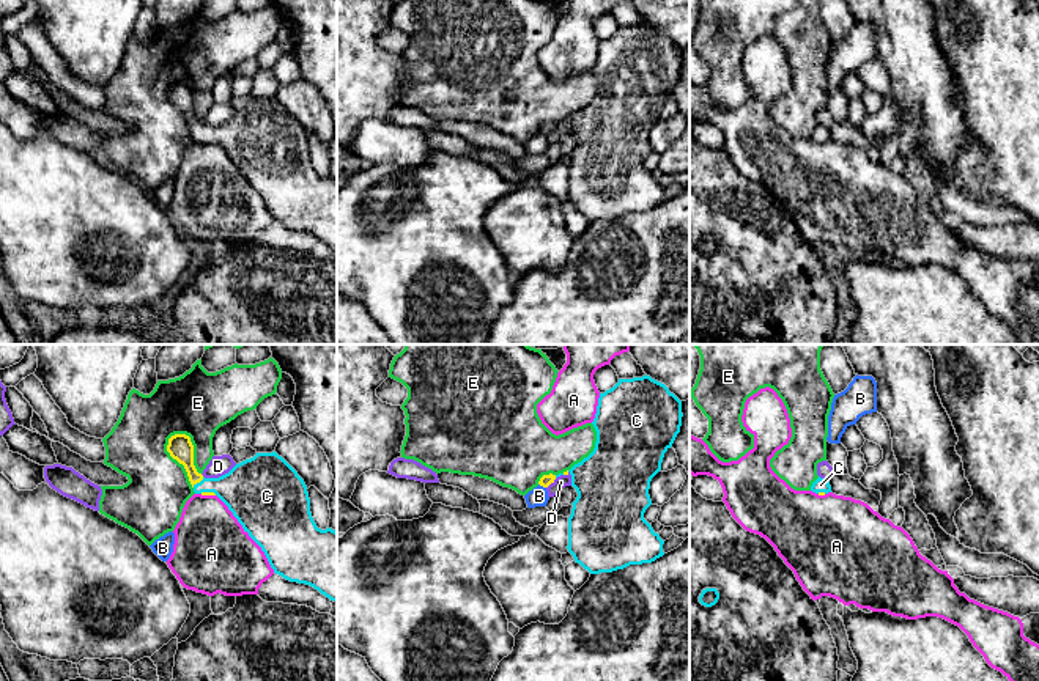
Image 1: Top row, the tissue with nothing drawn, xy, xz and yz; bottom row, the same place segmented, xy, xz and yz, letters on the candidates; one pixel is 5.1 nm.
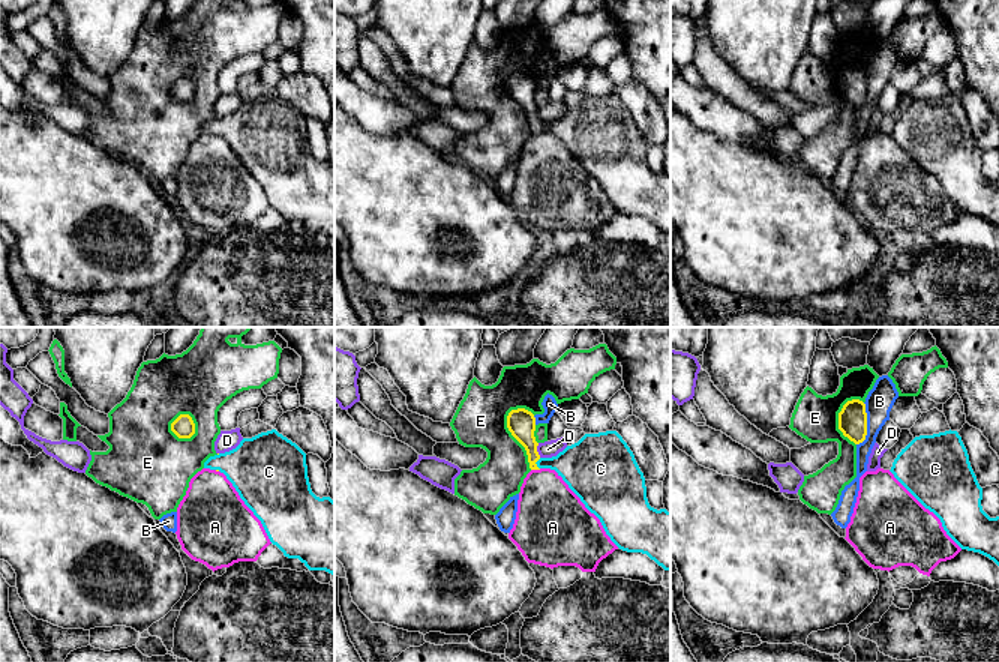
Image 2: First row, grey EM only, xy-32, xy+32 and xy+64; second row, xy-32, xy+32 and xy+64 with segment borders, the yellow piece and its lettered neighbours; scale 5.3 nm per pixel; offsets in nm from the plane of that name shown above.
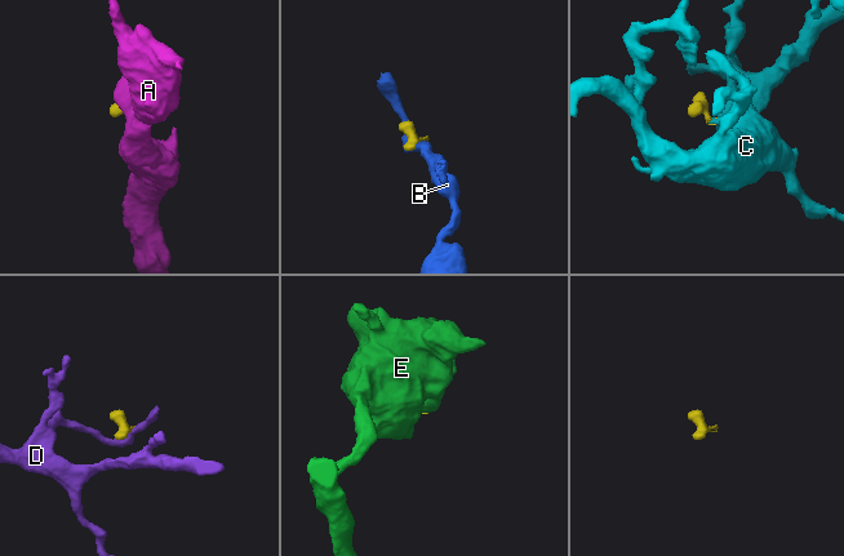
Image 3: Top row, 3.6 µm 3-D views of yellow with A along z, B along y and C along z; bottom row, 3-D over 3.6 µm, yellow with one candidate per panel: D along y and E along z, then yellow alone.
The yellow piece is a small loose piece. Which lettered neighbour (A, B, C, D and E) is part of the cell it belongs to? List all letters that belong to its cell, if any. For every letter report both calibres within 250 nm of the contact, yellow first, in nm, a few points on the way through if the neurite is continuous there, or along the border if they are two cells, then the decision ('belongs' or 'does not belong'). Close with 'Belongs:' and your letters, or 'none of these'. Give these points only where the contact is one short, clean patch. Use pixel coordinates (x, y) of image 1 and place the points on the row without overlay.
A: calibres 20 and 360 nm; does not belong
B: calibres 60 and 100 nm; border xz (539, 131), (545, 136); does not belong
C: calibres 130 and 240 nm; way xy (180, 95), (197, 129), (203, 134), (244, 137); belongs
D: calibres 60 and 70 nm; border xz (556, 126), (547, 136); does not belong
E: calibres 130 and 320 nm; does not belong
Belongs: C

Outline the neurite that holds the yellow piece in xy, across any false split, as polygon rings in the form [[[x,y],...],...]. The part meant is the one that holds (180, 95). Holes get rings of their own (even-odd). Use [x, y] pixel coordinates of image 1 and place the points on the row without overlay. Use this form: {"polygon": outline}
{"polygon": [[[186,82],[168,87],[167,99],[184,113],[195,142],[217,143],[244,179],[261,195],[275,222],[305,231],[337,248],[337,179],[316,175],[304,127],[275,99],[257,101],[219,126],[205,126],[194,113],[194,93]]]}

